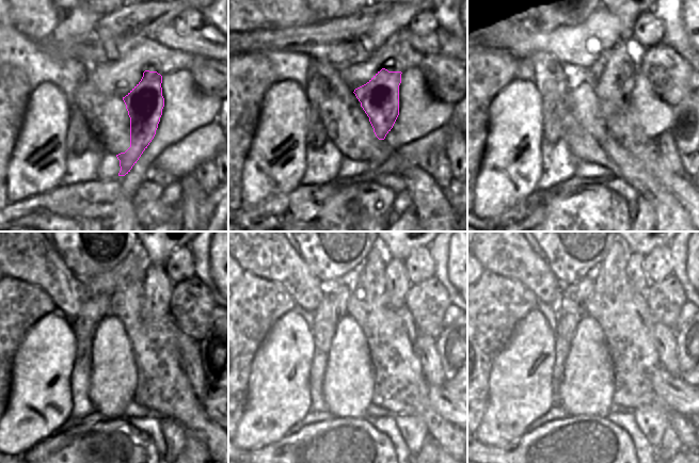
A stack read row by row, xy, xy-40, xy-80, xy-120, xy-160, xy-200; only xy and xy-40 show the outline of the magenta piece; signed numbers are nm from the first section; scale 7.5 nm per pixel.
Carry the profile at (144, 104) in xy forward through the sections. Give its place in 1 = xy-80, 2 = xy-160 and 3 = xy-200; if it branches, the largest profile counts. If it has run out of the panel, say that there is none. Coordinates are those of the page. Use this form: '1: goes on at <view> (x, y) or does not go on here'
1: goes on at xy-80 (610, 86)
2: goes on at xy-160 (395, 269)
3: goes on at xy-200 (634, 268)

